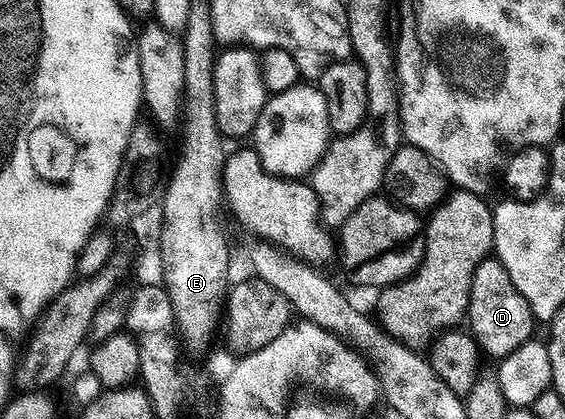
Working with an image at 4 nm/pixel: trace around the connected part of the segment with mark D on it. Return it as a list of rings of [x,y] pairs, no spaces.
[[[497,259],[481,261],[472,275],[472,287],[470,288],[470,302],[466,308],[466,317],[470,326],[468,332],[478,345],[483,354],[486,353],[493,359],[501,359],[508,356],[516,347],[520,347],[525,341],[535,336],[534,325],[536,318],[532,307],[528,307],[528,299],[516,291],[516,283],[508,279],[508,271]]]

